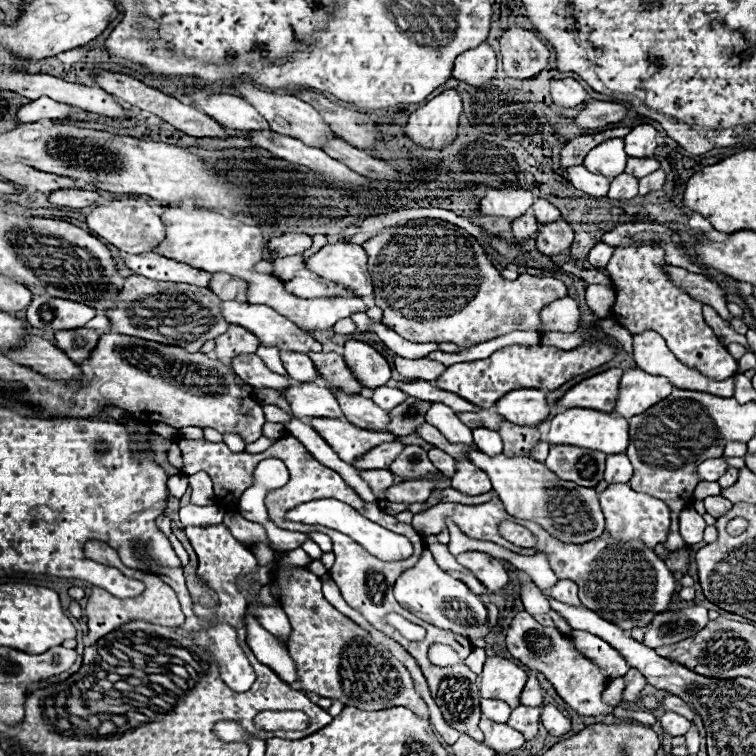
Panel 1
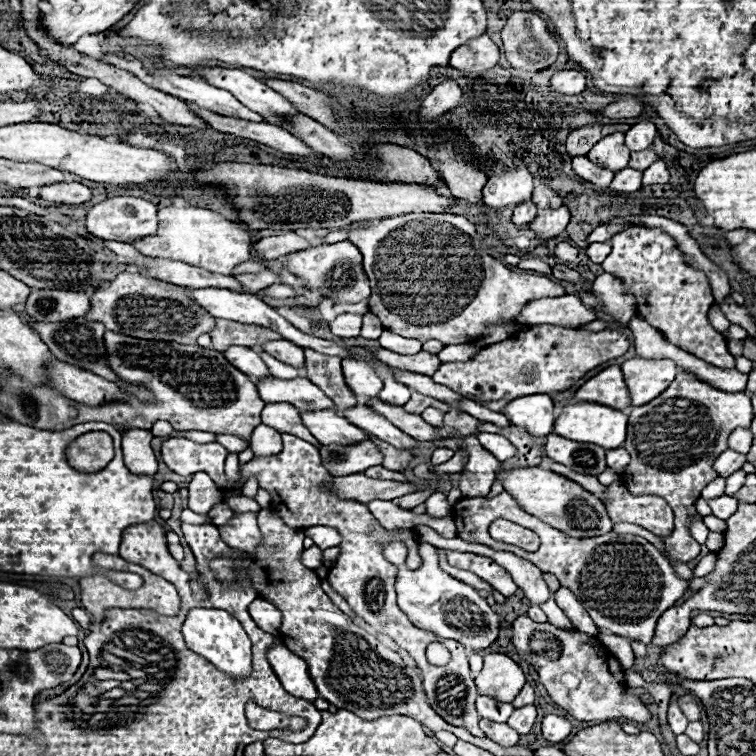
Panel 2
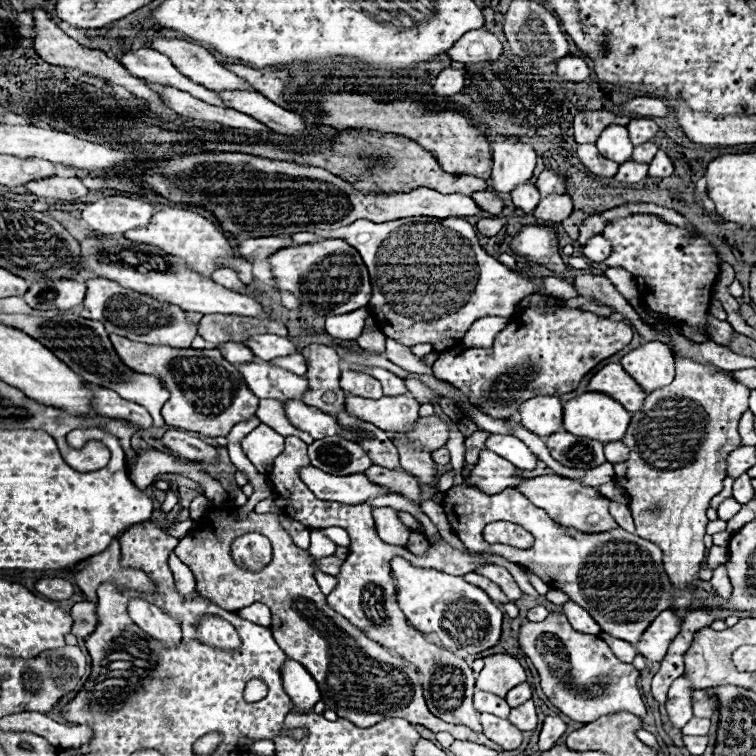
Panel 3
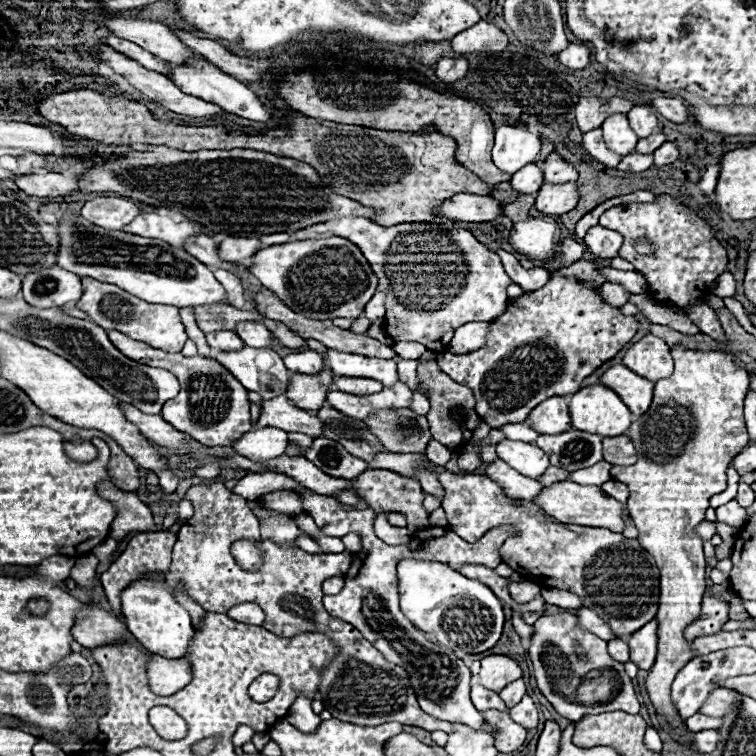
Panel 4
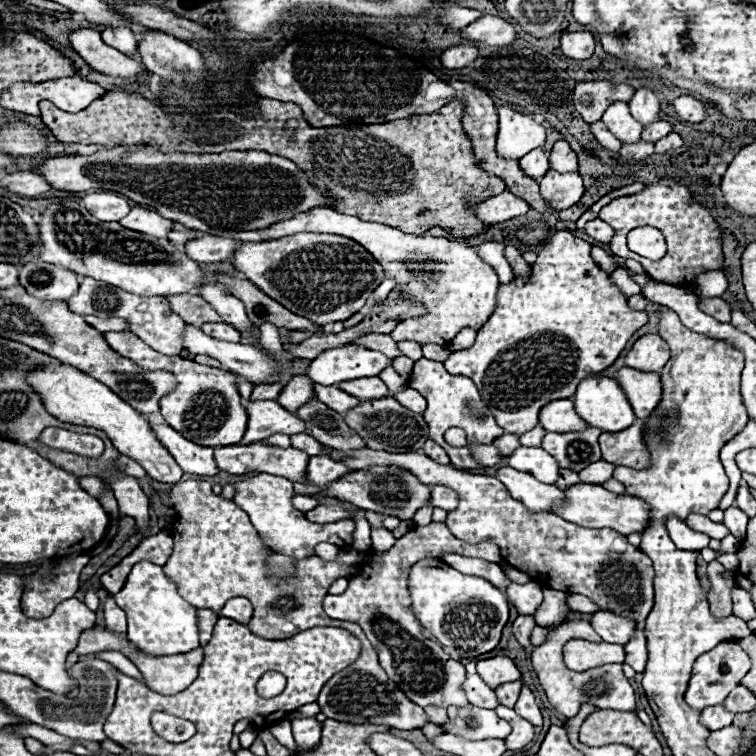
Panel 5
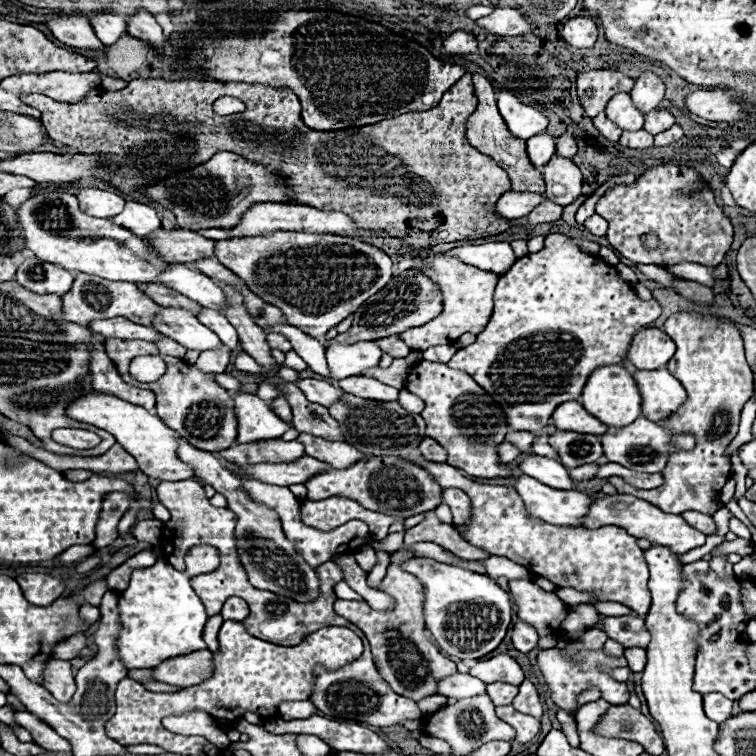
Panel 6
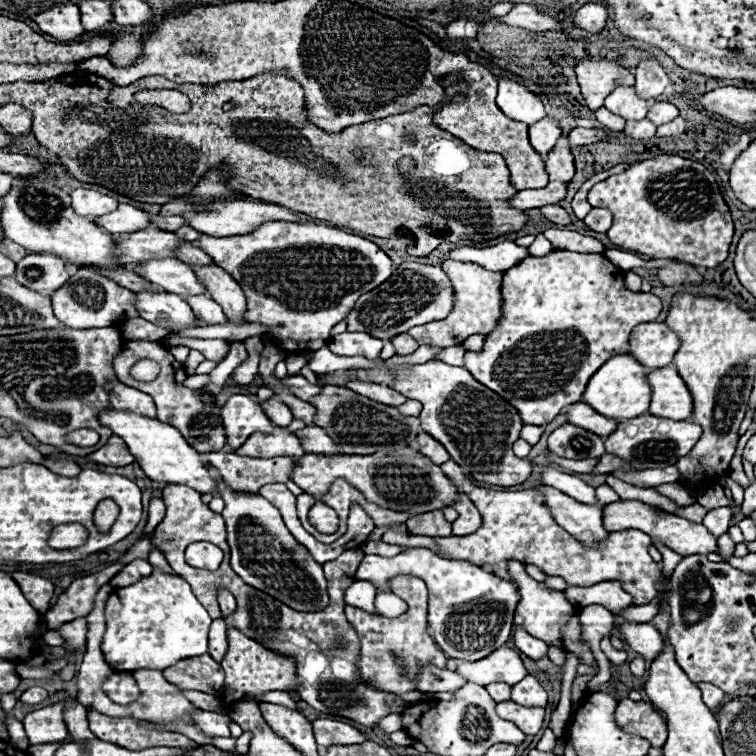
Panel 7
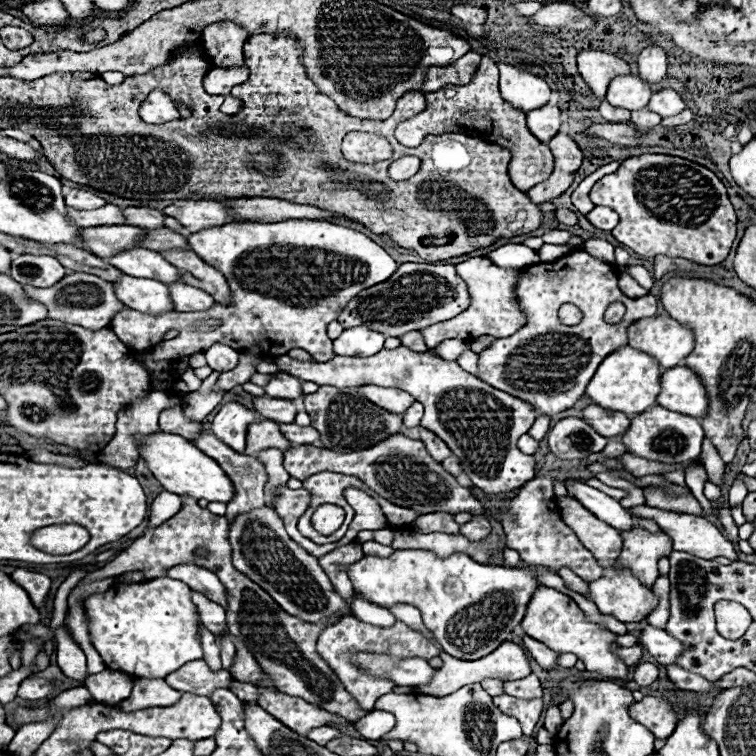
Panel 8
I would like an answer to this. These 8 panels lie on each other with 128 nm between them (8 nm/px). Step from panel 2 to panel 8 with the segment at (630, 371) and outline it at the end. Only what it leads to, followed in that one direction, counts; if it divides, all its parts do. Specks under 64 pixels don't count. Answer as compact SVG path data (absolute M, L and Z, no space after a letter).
M652 316L632 322L628 344L654 356L662 368L676 368L694 348L694 332L670 316Z

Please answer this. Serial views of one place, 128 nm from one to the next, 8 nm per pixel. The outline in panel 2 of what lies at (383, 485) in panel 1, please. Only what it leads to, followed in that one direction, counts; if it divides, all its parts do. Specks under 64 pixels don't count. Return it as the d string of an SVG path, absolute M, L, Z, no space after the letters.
M382 466L368 468L364 474L366 474L366 476L370 476L370 478L378 478L378 480L398 480L398 482L408 482L408 478L406 478L402 472L386 470L386 468L382 468Z

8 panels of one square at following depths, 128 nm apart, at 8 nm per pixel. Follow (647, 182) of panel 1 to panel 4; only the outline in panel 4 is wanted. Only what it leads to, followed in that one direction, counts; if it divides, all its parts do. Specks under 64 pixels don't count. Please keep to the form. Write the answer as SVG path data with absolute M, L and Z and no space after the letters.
M664 142L660 148L654 150L654 164L664 166L672 164L678 158L678 146L674 142Z

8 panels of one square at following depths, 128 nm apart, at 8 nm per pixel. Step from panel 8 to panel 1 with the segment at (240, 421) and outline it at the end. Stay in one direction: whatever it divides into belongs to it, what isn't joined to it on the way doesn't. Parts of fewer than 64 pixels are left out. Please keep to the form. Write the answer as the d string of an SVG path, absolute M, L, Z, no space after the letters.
M312 418L312 428L348 464L352 464L352 460L374 448L374 444L396 440L390 434L366 432L364 428L350 424L346 418Z

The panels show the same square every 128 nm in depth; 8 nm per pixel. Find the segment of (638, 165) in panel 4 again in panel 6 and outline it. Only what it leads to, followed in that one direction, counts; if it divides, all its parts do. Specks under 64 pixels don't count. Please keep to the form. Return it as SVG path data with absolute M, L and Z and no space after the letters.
M644 128L642 130L632 130L632 132L624 130L618 142L624 148L638 148L638 150L642 150L642 148L654 146L654 136L650 132L646 132Z

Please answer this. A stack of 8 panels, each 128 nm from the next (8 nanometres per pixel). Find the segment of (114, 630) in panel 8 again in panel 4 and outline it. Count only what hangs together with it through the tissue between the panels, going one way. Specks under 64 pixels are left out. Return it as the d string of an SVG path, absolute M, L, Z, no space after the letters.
M144 574L122 592L122 614L126 616L128 630L144 648L150 648L154 654L166 654L170 658L184 656L194 638L190 614L182 604L176 602L174 594L168 590L160 574Z

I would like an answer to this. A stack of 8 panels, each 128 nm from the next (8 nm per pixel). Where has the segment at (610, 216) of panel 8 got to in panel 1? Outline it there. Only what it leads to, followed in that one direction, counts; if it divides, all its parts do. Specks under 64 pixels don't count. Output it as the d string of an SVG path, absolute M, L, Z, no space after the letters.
M598 242L598 244L590 250L590 254L588 254L588 262L590 262L592 266L596 266L596 268L604 268L604 266L608 264L612 252L614 252L612 246L608 246L608 244L604 244L604 242Z

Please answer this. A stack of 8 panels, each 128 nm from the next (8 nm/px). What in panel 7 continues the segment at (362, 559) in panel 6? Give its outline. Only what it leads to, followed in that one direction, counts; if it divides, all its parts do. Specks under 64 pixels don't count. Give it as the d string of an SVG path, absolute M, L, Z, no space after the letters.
M408 548L394 558L366 554L354 578L372 582L376 586L376 592L382 594L388 590L390 580L398 574L410 574L426 582L430 602L428 626L434 632L436 644L450 658L480 660L510 638L512 618L520 602L518 586L512 580L486 572L484 568L466 560L440 558L428 548Z

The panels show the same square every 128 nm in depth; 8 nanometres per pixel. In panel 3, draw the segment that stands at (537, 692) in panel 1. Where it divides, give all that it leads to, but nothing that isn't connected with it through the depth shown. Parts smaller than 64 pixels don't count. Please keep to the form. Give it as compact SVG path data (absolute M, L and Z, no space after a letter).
M522 682L522 684L514 686L512 690L508 690L508 694L506 694L506 702L514 708L514 706L518 706L518 704L530 700L530 696L532 696L532 694L530 694L530 686L528 686L528 682Z

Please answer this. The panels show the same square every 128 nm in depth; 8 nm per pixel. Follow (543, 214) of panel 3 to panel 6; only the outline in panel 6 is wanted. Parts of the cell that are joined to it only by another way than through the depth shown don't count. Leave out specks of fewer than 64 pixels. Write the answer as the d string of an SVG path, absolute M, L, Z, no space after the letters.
M554 154L552 160L544 164L542 174L546 180L544 196L548 200L566 206L582 194L582 172L572 160Z

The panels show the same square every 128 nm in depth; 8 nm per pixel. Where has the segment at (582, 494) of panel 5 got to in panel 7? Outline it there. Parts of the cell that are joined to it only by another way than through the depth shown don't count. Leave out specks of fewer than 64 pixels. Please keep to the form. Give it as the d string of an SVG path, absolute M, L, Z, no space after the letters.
M612 502L604 508L604 528L608 532L616 532L616 530L642 530L648 536L652 536L652 540L660 540L664 542L668 548L672 548L674 552L678 552L680 556L688 556L688 554L710 554L716 552L718 554L718 544L714 534L704 526L704 524L696 524L690 522L686 518L668 514L660 508L642 504L642 502Z

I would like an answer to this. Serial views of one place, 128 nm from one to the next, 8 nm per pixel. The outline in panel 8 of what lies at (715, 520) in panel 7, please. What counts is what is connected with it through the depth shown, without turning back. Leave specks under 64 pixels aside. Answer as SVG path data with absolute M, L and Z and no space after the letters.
M691 466L685 472L685 481L690 489L692 495L702 504L702 509L704 512L714 512L714 506L712 502L704 496L703 489L704 484L707 481L707 474L702 466Z

